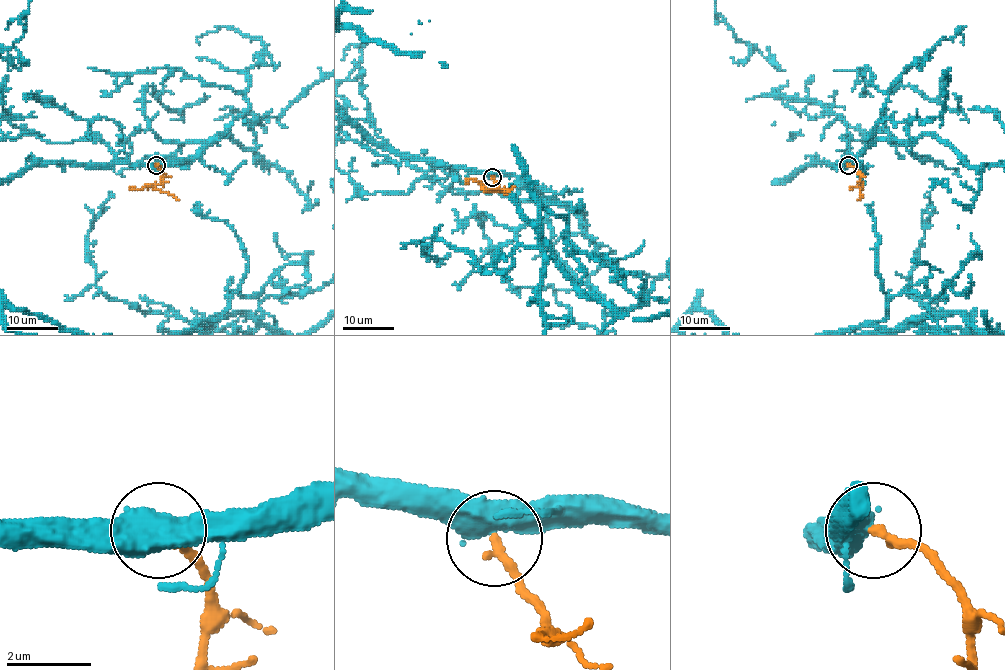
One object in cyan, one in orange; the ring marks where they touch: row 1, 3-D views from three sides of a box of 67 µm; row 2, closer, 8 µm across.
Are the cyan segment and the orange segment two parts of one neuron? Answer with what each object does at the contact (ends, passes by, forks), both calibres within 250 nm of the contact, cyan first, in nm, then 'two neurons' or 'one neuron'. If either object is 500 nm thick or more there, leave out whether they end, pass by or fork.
650 nm thick on the cyan side, 220 nm on the other; one neuron

